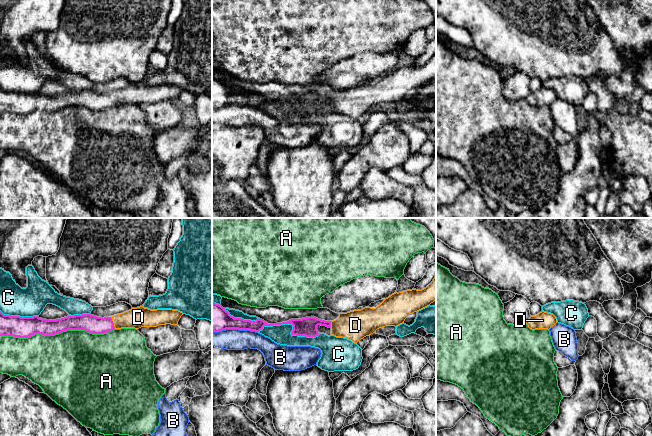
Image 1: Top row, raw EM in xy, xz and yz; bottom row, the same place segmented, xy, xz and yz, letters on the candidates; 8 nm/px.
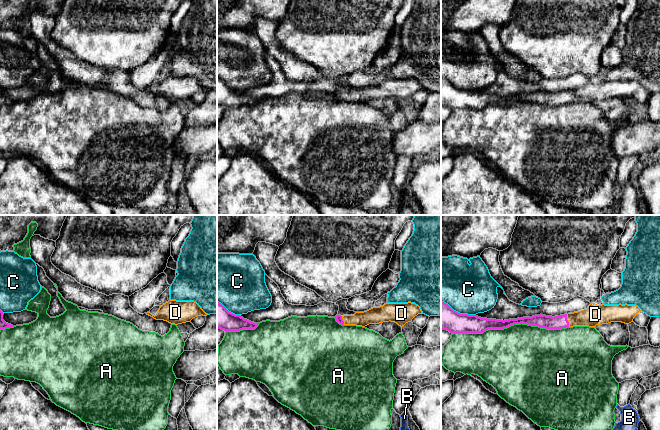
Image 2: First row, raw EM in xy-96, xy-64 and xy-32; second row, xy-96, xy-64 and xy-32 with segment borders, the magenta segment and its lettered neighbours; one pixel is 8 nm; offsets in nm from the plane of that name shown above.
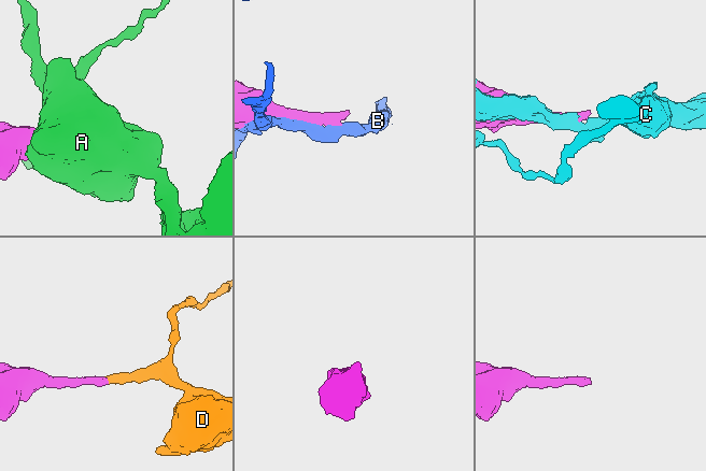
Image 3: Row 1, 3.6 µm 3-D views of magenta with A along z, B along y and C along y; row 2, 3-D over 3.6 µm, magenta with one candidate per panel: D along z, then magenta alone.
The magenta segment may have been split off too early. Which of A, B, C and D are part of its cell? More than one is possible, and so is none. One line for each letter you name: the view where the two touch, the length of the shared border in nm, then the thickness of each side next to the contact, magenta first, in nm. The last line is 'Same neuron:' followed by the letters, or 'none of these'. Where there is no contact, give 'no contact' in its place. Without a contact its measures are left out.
D: contact in xy; length 100 nm; calibres 140 and 160 nm
Same neuron: D

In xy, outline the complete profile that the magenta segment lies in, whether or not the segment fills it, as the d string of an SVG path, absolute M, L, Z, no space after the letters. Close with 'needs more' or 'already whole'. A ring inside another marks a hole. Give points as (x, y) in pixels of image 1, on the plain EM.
M143 82L132 84L112 93L91 90L67 92L56 96L4 91L0 87L0 112L28 114L35 110L55 111L67 106L85 106L92 110L104 110L114 105L178 101L182 88L172 85L150 86Z; needs more

